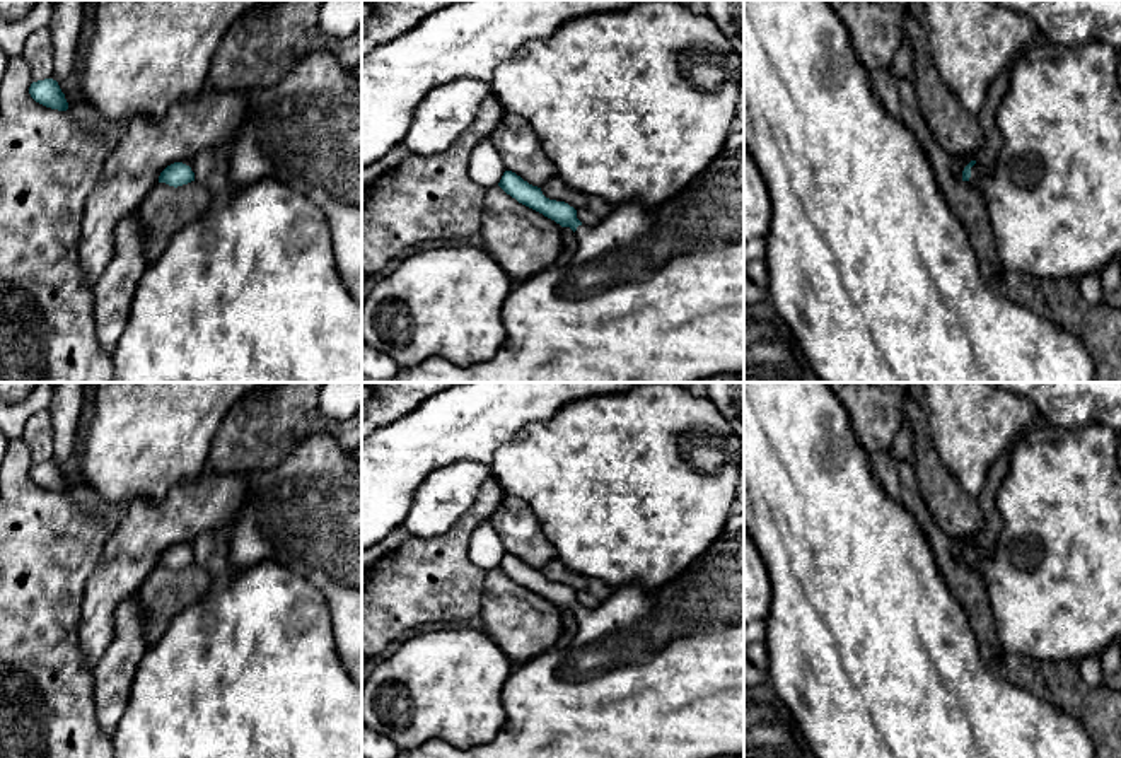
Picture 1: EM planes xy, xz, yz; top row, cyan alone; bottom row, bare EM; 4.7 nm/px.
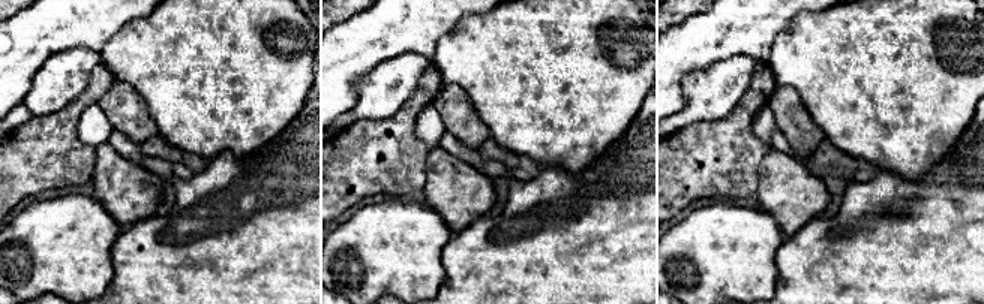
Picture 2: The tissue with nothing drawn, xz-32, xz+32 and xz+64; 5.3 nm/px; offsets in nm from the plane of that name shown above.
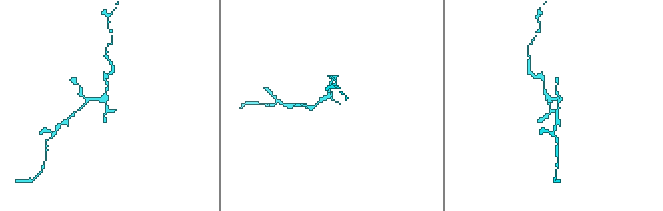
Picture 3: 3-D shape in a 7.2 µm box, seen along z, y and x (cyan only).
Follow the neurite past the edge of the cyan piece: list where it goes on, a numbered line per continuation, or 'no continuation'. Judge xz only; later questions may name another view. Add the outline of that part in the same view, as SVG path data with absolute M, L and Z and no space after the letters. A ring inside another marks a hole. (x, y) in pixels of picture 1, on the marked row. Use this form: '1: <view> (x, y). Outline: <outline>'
1: xz (652, 294). Outline: M744 130L730 131L712 164L664 205L619 205L597 225L578 225L575 241L577 251L568 266L551 266L515 283L502 309L505 340L488 362L456 367L445 359L430 357L415 367L399 369L389 382L698 382L722 372L744 372Z

